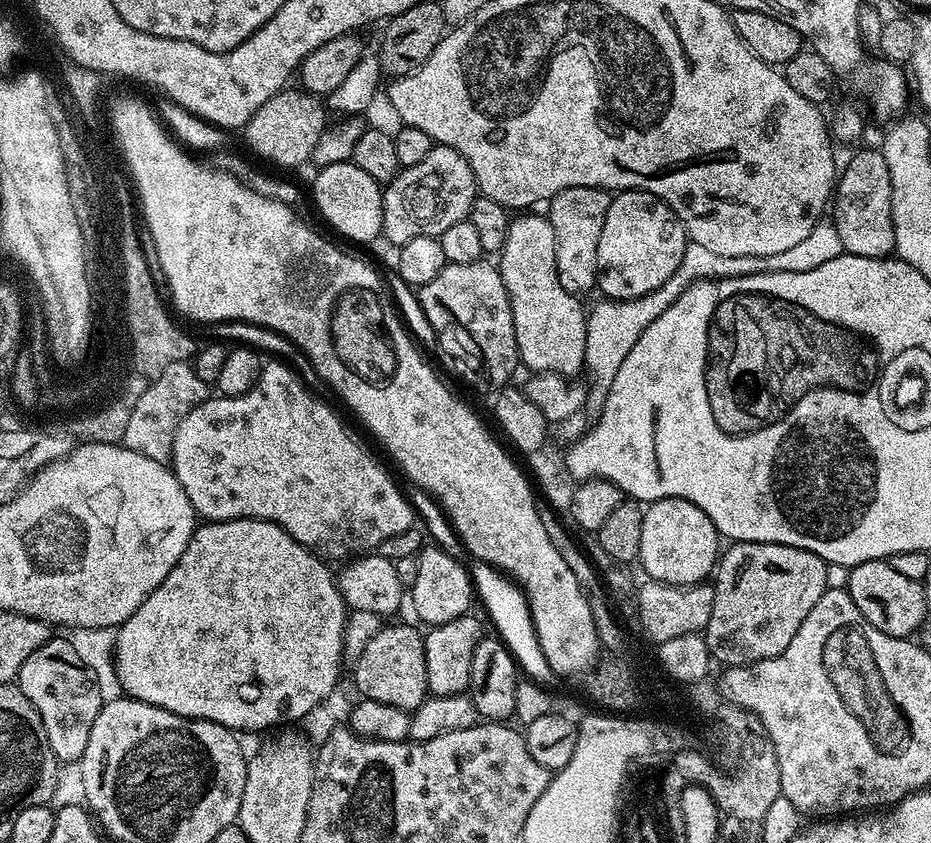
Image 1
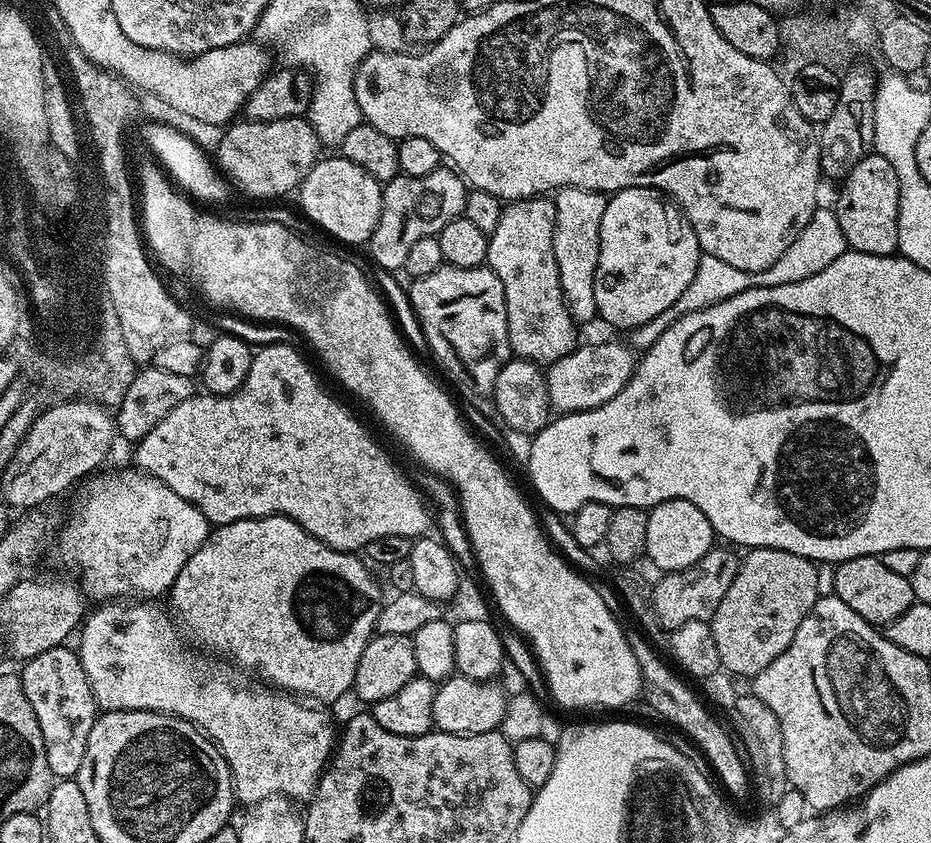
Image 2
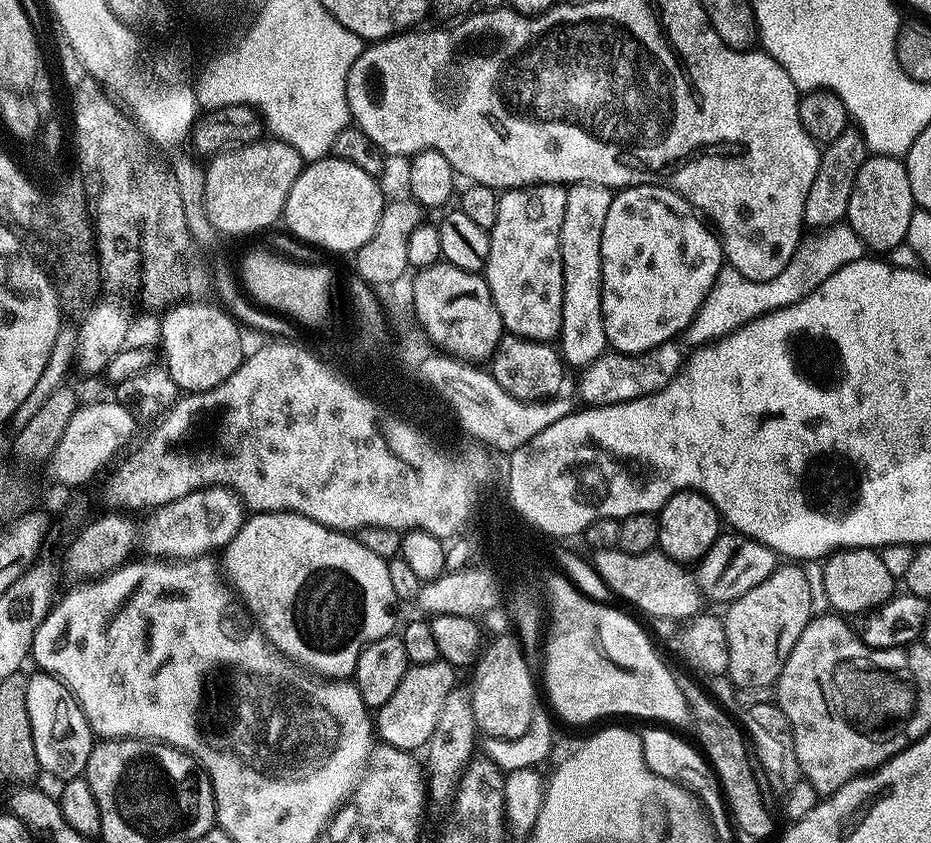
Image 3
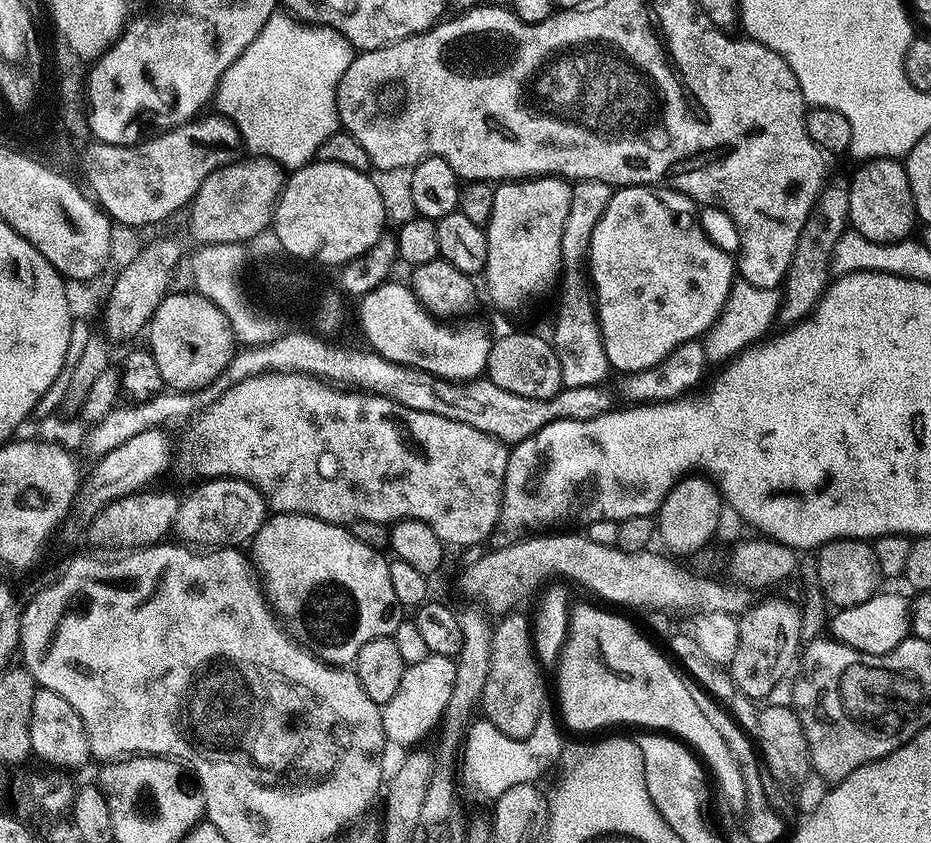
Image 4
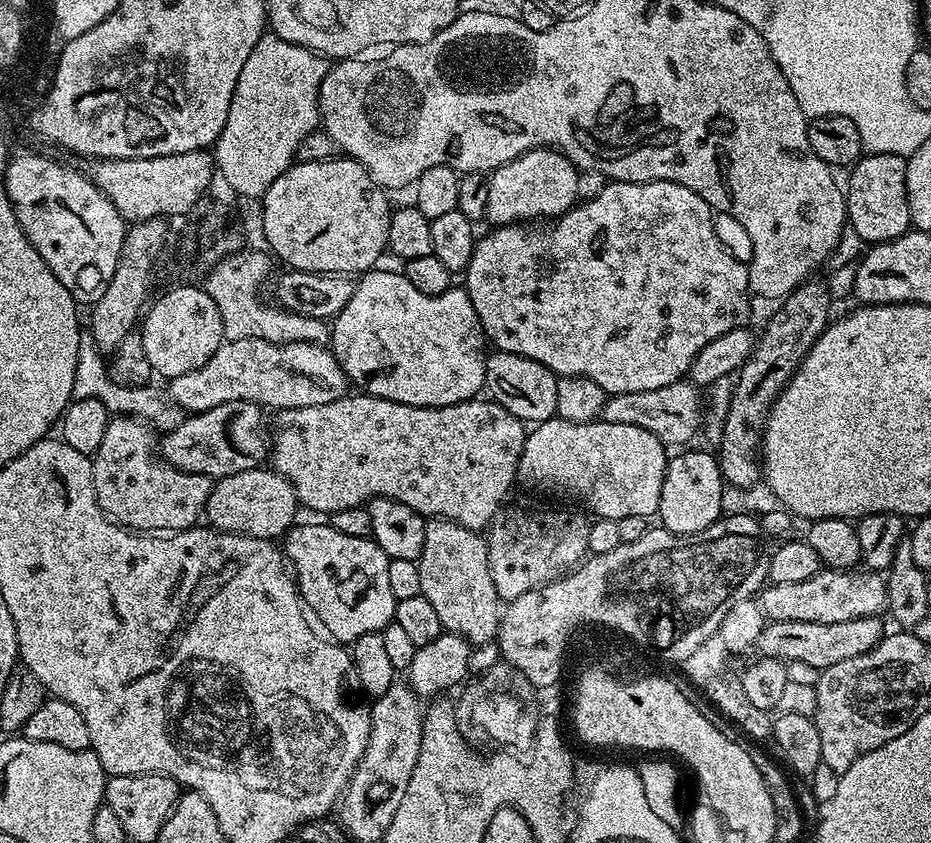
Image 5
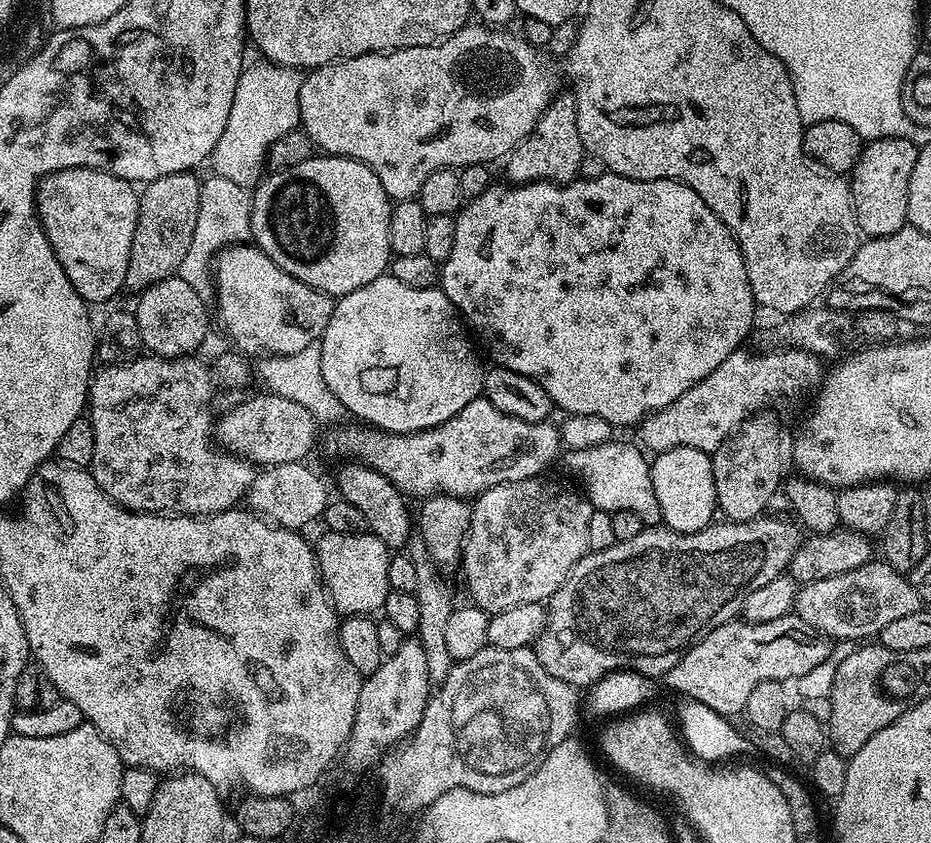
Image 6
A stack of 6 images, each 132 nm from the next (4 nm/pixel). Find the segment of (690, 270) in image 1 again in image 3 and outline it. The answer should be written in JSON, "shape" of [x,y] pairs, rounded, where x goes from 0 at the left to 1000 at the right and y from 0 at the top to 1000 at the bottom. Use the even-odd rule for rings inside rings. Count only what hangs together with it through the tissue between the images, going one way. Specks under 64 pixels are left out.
{"shape":[[[910,263],[892,266],[888,270],[873,274],[868,279],[860,284],[840,325],[831,325],[831,330],[826,332],[807,332],[792,318],[785,316],[774,318],[763,349],[758,349],[754,363],[737,390],[737,400],[739,399],[743,410],[760,408],[776,399],[782,399],[801,382],[818,372],[843,365],[866,353],[875,342],[883,339],[883,335],[892,330],[892,325],[904,320],[904,316],[913,316],[913,311],[929,307],[928,288]]]}

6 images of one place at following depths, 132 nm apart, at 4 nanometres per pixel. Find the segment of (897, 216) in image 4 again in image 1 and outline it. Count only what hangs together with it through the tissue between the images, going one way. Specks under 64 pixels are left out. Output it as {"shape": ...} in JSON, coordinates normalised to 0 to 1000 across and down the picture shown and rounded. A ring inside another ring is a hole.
{"shape":[[[944,174],[928,176],[917,181],[911,196],[901,200],[892,238],[892,260],[900,273],[900,282],[904,282],[904,292],[910,302],[947,308],[961,300],[956,197],[952,197],[952,187]]]}

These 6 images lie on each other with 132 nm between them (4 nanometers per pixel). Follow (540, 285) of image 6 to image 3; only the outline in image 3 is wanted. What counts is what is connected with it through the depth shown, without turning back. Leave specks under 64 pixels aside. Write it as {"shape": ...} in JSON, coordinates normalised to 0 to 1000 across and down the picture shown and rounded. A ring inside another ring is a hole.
{"shape":[[[686,218],[680,223],[663,227],[655,240],[655,250],[651,254],[651,268],[647,268],[647,335],[649,336],[647,368],[649,369],[649,386],[651,387],[651,401],[654,409],[663,418],[682,420],[696,418],[709,408],[725,405],[726,397],[729,394],[731,397],[738,390],[740,382],[747,377],[758,349],[763,349],[763,344],[767,339],[769,326],[773,324],[774,318],[779,317],[779,313],[778,297],[770,276],[753,260],[749,248],[744,247],[738,237],[734,237],[727,228],[722,228],[708,218]]]}

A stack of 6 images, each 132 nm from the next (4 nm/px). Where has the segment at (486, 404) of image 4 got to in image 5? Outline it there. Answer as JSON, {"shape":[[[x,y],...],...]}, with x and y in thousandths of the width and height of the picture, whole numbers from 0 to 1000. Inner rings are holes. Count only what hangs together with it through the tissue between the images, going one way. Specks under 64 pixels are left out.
{"shape":[[[727,453],[707,463],[653,470],[643,497],[650,503],[685,505],[706,517],[714,529],[735,527],[738,522],[745,521],[752,508],[752,465],[753,461],[742,453]]]}

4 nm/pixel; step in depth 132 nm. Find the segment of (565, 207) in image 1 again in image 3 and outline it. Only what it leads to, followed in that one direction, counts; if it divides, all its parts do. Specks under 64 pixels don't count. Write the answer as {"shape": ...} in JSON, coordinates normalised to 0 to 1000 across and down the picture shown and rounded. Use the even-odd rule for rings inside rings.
{"shape":[[[611,218],[609,225],[608,254],[602,274],[606,362],[599,416],[607,433],[614,435],[615,432],[619,439],[625,439],[655,413],[647,368],[647,268],[651,268],[651,254],[660,228],[646,218]]]}

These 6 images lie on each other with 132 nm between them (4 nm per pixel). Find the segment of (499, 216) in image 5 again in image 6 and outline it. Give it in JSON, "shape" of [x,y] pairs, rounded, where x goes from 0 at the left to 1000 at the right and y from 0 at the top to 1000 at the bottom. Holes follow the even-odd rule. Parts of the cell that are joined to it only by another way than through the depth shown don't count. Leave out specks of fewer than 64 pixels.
{"shape":[[[598,113],[578,140],[575,154],[545,186],[545,212],[551,219],[573,216],[608,218],[620,212],[628,184],[627,170],[621,159],[620,115],[618,119],[614,114]]]}

